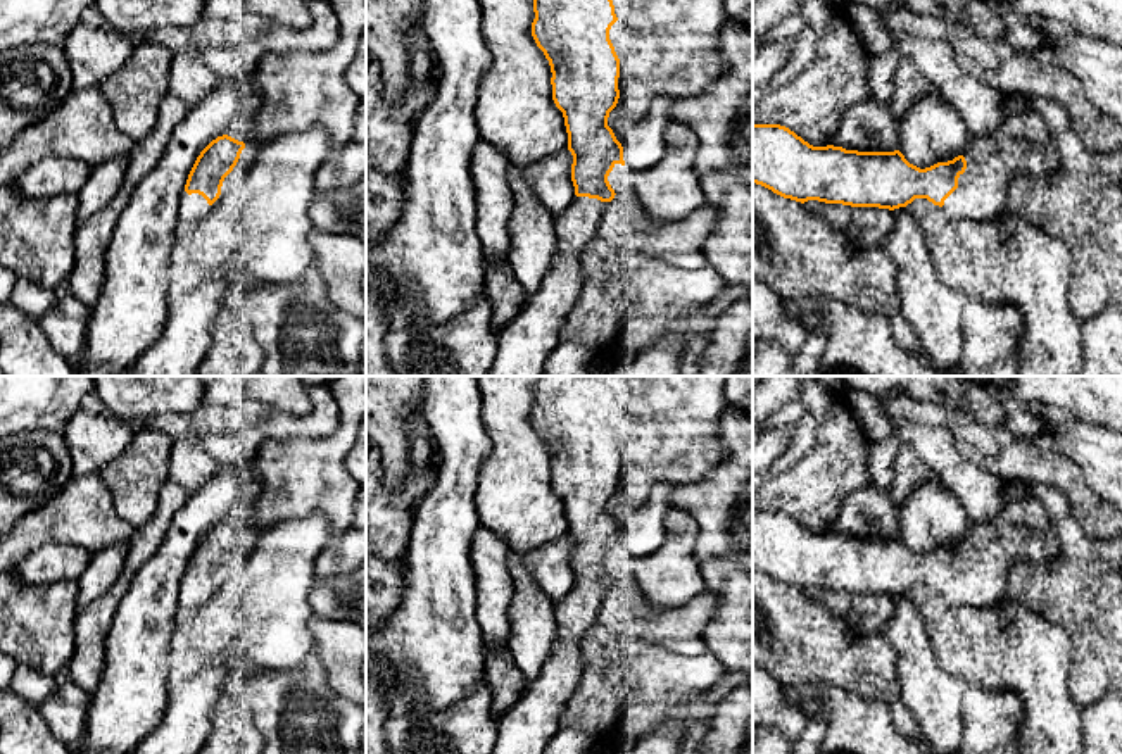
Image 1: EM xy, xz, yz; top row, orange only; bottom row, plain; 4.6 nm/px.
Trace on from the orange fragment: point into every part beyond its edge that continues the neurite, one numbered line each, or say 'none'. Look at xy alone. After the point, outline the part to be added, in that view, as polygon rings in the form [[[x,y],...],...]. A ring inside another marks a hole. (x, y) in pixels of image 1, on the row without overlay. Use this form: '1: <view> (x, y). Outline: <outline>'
none

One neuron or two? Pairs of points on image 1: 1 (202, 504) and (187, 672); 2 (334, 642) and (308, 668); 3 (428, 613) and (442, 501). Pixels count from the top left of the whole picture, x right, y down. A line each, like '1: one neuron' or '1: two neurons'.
1: two neurons
2: two neurons
3: one neuron

